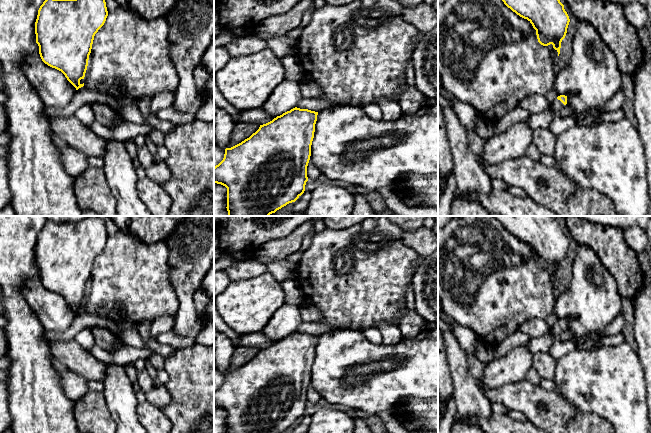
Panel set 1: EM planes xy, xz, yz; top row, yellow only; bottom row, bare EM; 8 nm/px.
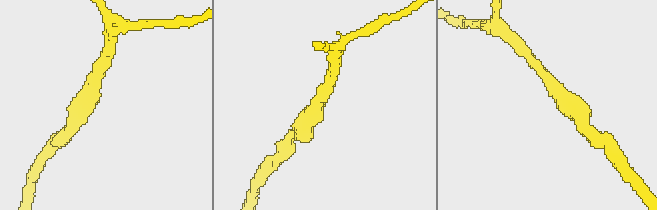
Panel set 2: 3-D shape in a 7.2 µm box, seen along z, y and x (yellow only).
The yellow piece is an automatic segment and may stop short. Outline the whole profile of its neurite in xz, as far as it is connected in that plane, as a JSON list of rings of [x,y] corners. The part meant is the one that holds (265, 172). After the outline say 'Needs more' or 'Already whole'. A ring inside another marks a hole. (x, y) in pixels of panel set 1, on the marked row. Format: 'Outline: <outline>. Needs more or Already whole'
Outline: [[[295,107],[260,125],[255,133],[241,143],[225,149],[223,160],[214,167],[214,183],[227,188],[228,216],[269,216],[295,202],[304,193],[317,115],[318,112]]]. Already whole

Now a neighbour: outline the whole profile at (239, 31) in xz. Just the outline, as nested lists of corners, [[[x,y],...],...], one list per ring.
[[[238,26],[238,27],[223,28],[222,34],[224,33],[232,34],[236,37],[242,37],[253,35],[254,30],[253,27]]]

